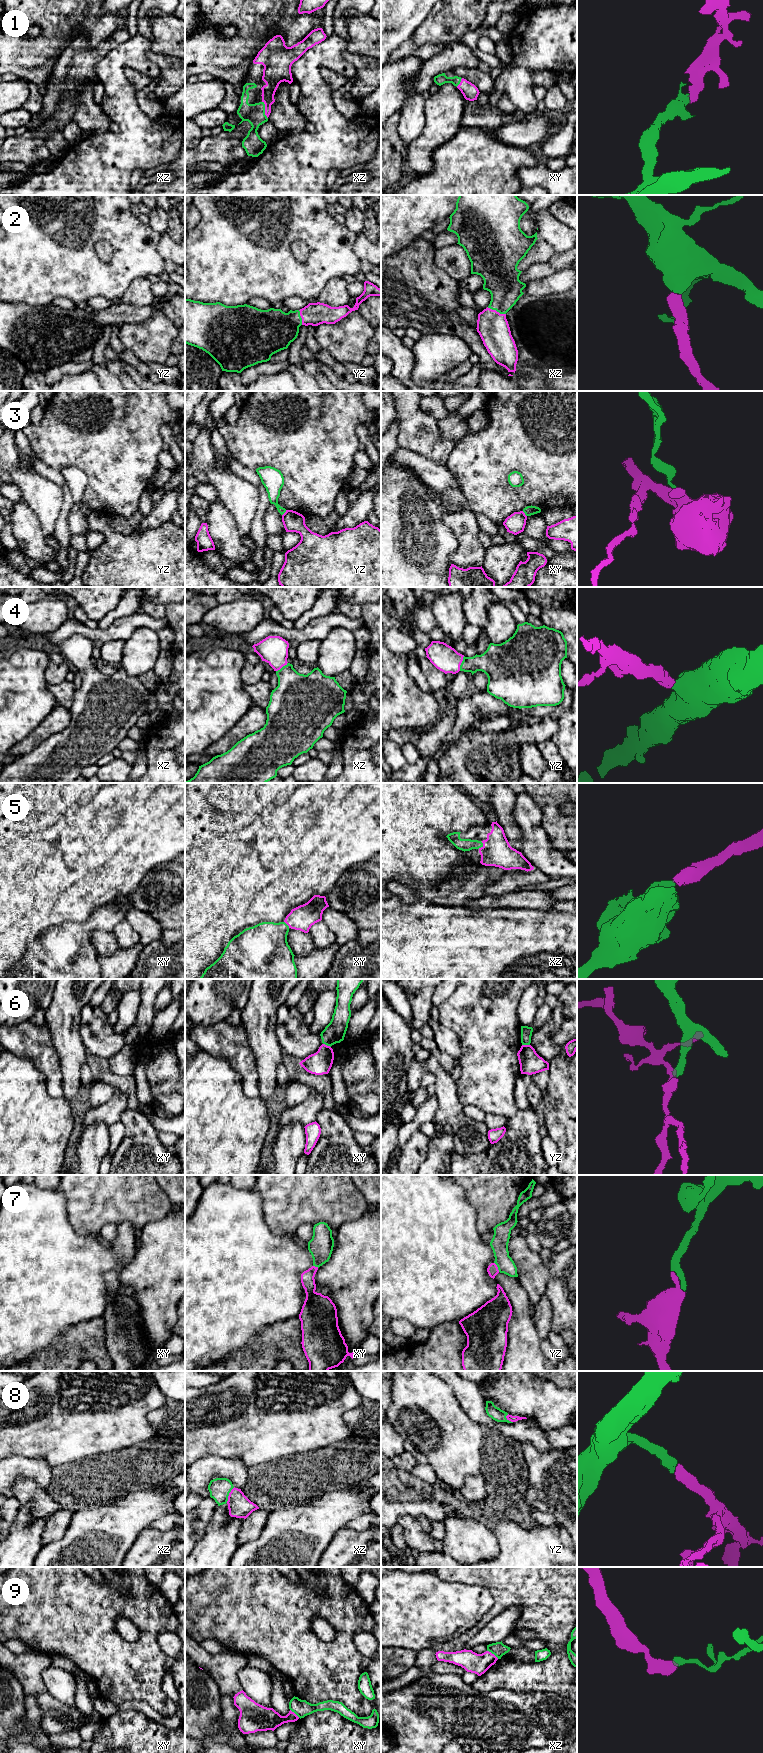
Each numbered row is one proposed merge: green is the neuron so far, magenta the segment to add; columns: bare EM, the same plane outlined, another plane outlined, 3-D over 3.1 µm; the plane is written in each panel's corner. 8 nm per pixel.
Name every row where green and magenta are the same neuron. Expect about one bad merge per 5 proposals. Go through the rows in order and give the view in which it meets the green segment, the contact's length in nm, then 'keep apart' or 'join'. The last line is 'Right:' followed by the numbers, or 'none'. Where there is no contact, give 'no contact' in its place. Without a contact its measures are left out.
1: meets green in xz; contact 150 nm long; join
2: meets green in xz; contact 160 nm long; join
3: meets green in yz; contact 60 nm long; keep apart
4: meets green in yz; contact 130 nm long; join
5: meets green in xz; contact 70 nm long; join
6: meets green in xy; contact 70 nm long; keep apart
7: meets green in yz; contact 90 nm long; join
8: meets green in xz; contact 140 nm long; join
9: meets green in xz; contact 120 nm long; keep apart
Right: 1, 2, 4, 5, 7, 8

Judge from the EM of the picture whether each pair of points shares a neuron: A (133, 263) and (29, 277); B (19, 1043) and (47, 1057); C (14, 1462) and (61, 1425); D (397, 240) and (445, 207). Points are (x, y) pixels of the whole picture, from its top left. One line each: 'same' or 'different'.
A: same
B: same
C: different
D: same

